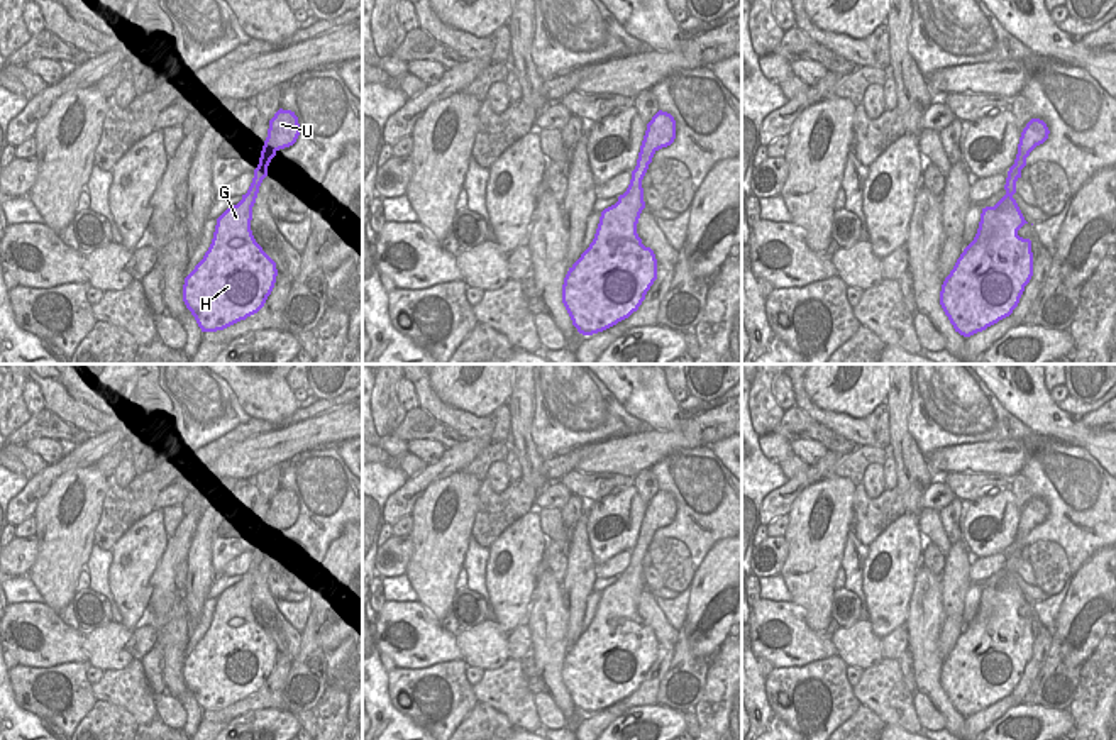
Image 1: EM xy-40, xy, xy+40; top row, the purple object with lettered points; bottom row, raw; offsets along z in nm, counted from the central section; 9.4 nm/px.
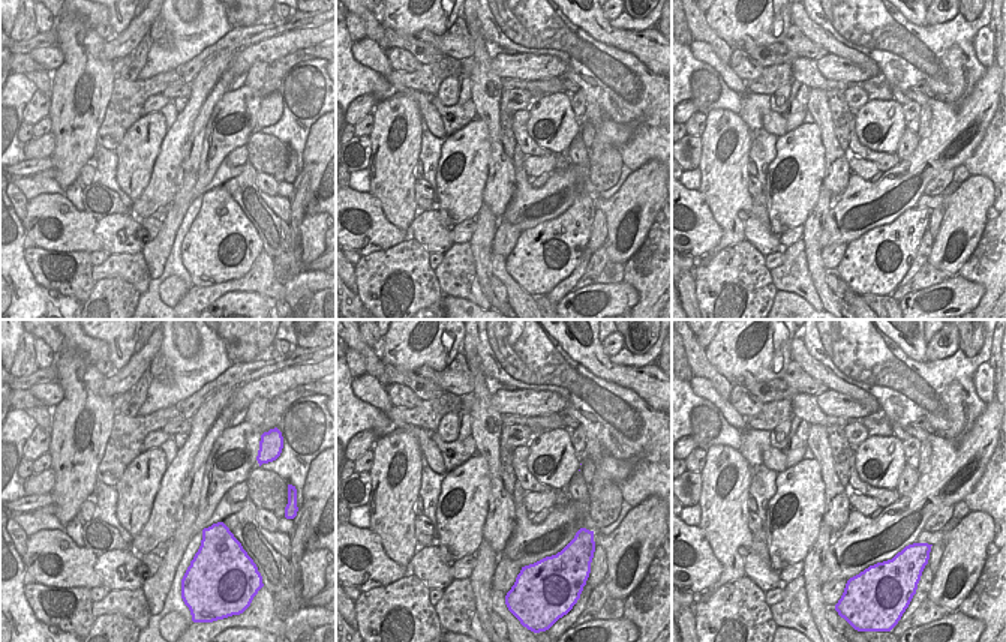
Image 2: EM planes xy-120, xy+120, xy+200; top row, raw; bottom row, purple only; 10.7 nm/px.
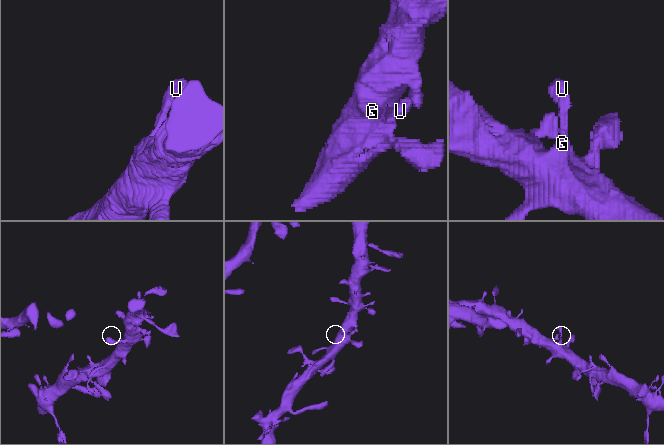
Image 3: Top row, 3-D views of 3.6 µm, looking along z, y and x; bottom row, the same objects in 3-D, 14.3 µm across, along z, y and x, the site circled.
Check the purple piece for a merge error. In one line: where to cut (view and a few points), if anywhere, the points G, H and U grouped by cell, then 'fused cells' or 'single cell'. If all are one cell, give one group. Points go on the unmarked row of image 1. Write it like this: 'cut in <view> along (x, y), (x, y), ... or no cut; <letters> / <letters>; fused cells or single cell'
no cut; G H U; single cell

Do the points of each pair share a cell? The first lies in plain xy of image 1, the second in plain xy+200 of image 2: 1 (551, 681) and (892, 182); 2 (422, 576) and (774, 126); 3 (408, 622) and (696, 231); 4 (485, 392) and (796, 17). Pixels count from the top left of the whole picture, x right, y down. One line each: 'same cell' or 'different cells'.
1: different cells
2: different cells
3: same cell
4: different cells

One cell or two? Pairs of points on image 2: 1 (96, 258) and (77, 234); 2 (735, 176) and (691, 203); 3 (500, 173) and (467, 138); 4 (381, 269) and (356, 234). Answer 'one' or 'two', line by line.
1: two
2: two
3: two
4: two

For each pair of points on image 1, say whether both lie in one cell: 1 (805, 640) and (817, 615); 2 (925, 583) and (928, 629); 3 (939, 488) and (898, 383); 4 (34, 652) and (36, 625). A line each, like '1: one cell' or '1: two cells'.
1: two cells
2: one cell
3: two cells
4: one cell

